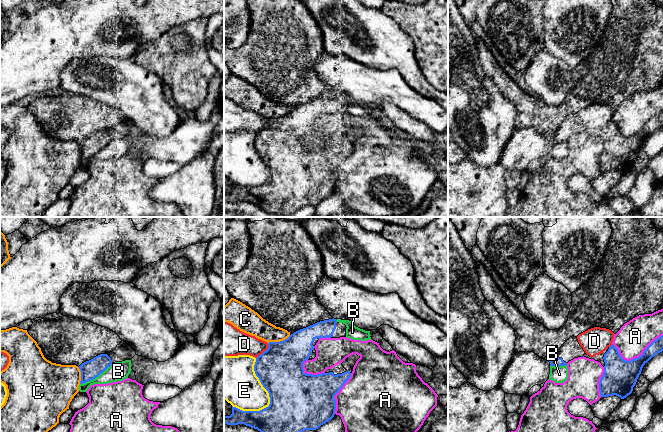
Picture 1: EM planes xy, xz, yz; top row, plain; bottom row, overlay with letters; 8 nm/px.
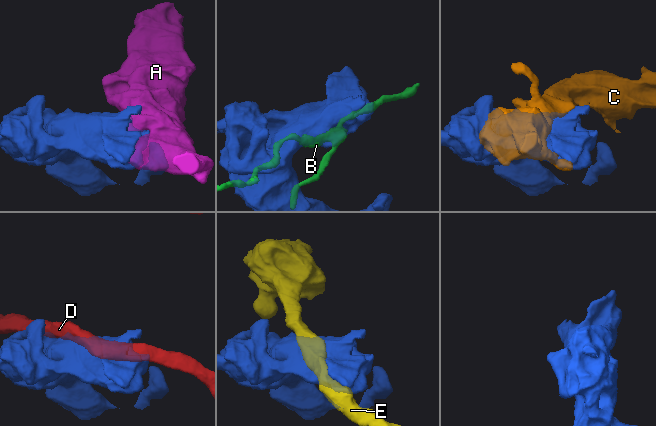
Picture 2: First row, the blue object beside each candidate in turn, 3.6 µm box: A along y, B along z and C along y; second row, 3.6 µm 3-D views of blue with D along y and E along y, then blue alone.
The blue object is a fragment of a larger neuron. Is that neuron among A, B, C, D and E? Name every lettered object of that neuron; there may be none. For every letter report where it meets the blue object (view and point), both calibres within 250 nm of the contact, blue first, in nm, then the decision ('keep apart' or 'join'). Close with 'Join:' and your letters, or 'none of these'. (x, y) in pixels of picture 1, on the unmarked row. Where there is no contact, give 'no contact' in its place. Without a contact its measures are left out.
A: yz (636, 134) | 280/260 nm | keep apart
B: xy (96, 152) | 150/160 nm | keep apart
C: xz (280, 117) | 360/170 nm | keep apart
D: xz (264, 127) | 360/200 nm | keep apart
E: xz (269, 171) | 460/320 nm | keep apart
Join: none of these

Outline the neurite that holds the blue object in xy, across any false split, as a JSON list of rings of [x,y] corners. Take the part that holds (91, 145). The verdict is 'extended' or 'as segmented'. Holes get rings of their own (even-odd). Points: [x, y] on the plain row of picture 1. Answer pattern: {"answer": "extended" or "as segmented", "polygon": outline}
{"answer": "extended", "polygon": [[[121,117],[112,128],[100,130],[79,142],[81,147],[80,160],[95,155],[113,139],[131,136],[135,131],[135,126],[128,119]]]}

